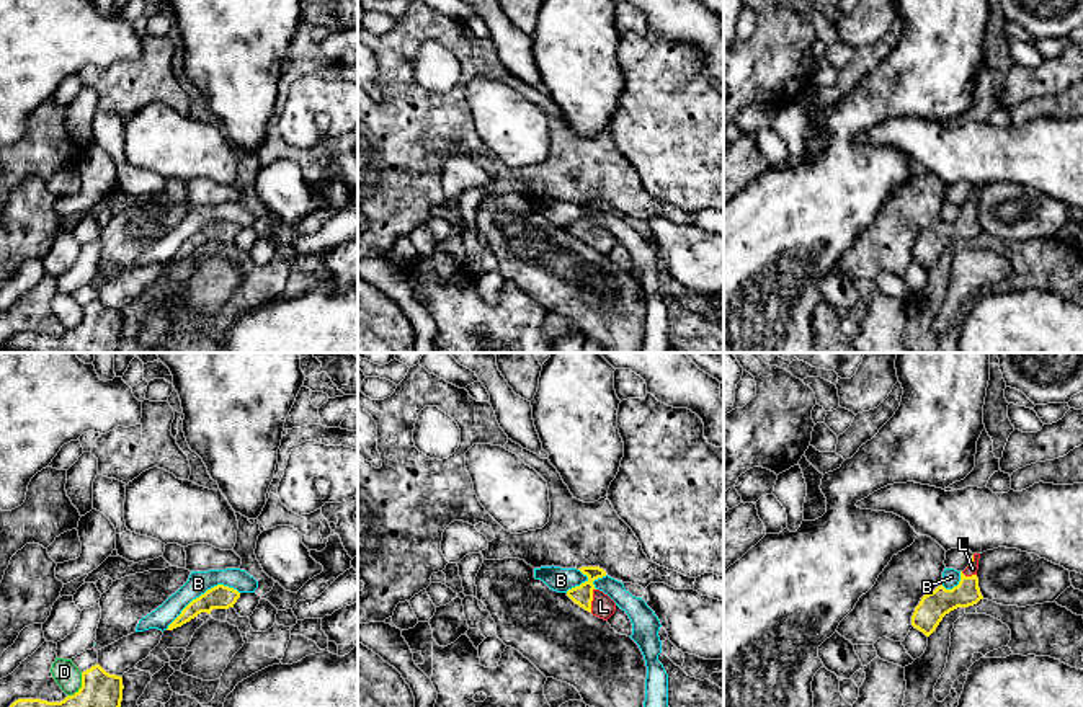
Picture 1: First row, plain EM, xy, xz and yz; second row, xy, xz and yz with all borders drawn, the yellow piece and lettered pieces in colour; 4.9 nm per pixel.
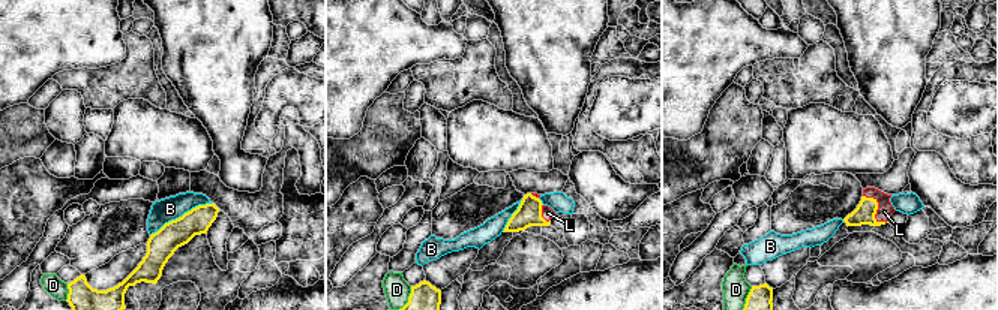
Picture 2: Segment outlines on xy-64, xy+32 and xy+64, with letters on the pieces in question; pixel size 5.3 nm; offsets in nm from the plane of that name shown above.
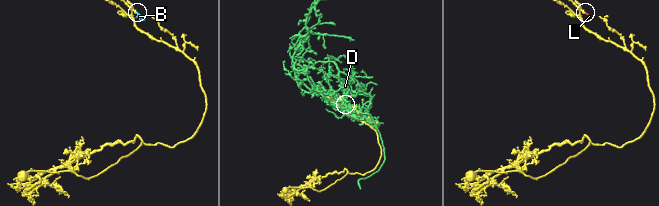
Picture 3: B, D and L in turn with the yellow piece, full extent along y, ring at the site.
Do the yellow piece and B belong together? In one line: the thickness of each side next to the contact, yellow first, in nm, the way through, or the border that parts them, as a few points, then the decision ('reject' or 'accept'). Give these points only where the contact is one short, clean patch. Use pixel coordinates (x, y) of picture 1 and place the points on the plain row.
120/110 nm | along xy (239, 226), (222, 219), (208, 222), (165, 263) | reject

